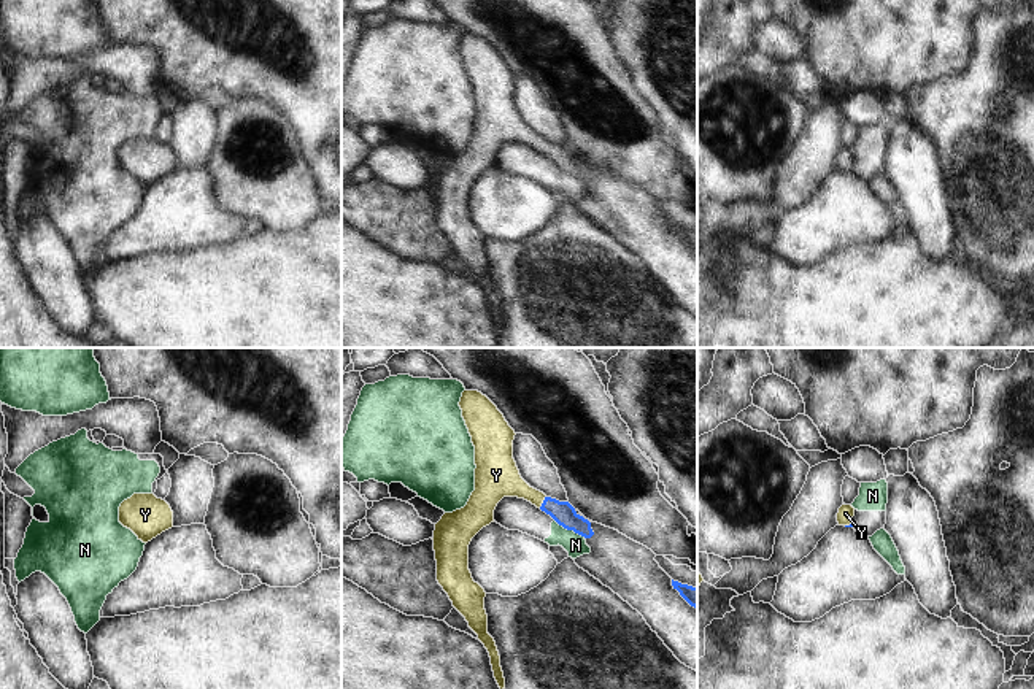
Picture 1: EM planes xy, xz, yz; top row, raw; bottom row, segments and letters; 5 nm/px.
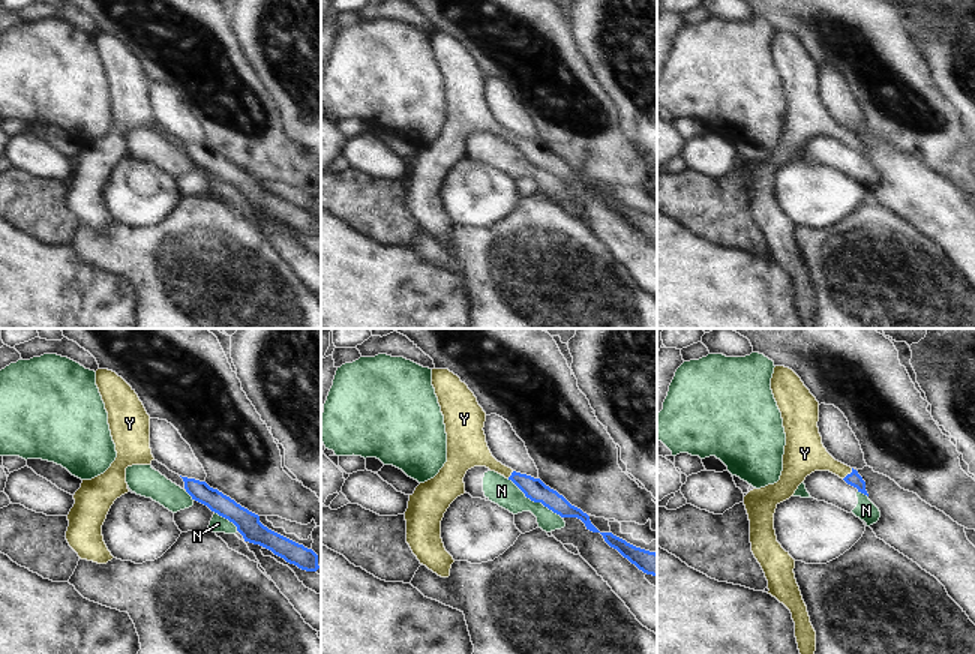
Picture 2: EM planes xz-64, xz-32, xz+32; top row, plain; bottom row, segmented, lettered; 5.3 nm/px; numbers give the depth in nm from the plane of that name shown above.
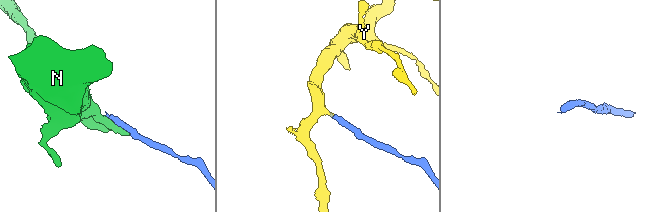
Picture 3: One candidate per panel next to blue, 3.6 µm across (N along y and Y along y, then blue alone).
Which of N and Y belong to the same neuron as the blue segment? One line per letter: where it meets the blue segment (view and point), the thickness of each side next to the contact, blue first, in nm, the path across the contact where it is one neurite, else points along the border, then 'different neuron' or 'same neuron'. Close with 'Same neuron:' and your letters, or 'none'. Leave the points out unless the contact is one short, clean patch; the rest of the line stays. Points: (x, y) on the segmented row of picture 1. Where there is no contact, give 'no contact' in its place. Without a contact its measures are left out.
N: contact xz (571, 529); calibres 110 and 110 nm; border xz (555, 519), (585, 537); different neuron
Y: contact xz (544, 502); calibres 110 and 190 nm; way xz (563, 513), (544, 502), (501, 478); same neuron
Same neuron: Y

